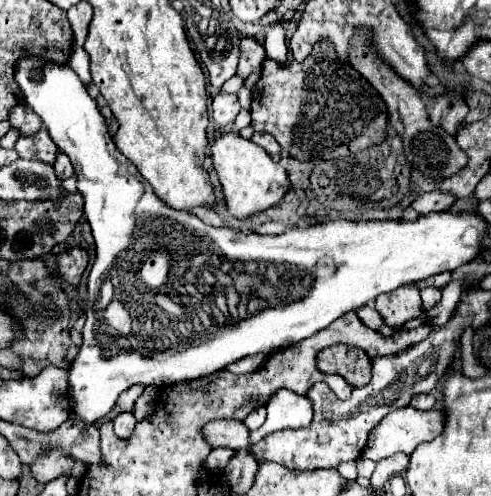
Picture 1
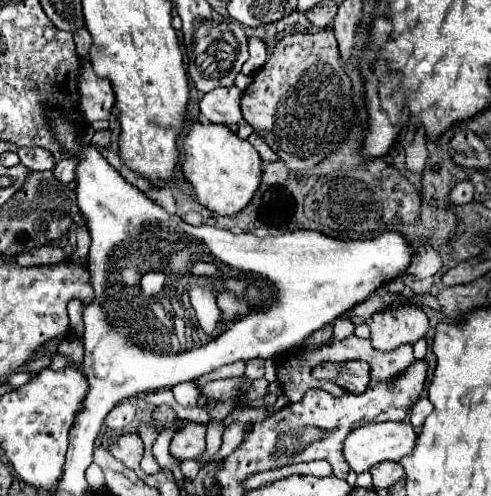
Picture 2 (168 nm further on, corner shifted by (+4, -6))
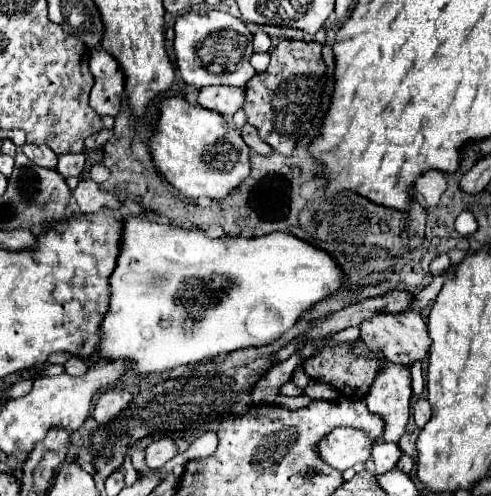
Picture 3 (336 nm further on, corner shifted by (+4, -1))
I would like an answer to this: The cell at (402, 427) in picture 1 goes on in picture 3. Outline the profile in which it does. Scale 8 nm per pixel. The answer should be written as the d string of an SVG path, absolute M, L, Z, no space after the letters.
M341 427L329 431L319 443L317 443L317 455L323 457L325 463L329 463L337 471L345 471L353 467L355 463L365 463L369 459L373 441L369 441L367 433Z

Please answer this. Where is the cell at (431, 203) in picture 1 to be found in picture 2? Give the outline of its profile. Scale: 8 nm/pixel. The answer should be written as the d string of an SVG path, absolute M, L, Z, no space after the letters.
M463 180L463 182L455 184L455 188L449 192L449 200L451 200L455 206L471 202L471 200L473 200L473 186L471 186L471 182Z

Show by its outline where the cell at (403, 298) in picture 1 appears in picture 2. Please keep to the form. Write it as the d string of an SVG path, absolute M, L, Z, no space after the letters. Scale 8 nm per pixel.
M403 302L399 306L389 306L381 312L375 312L369 318L371 344L377 350L393 350L399 344L415 344L421 336L427 334L429 318L421 306Z

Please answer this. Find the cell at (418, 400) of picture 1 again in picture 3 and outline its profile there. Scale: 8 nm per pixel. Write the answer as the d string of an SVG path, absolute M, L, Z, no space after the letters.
M425 397L417 399L417 401L413 403L413 419L415 419L417 427L423 429L425 423L429 421L429 417L431 417L431 405L429 405L429 401L427 401Z

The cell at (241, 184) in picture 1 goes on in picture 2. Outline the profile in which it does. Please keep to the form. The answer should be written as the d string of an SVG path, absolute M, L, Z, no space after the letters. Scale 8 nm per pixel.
M195 122L185 138L185 178L193 184L197 200L201 206L209 208L219 216L233 216L241 212L253 200L257 186L261 186L261 158L257 150L247 142L237 138L223 124Z

